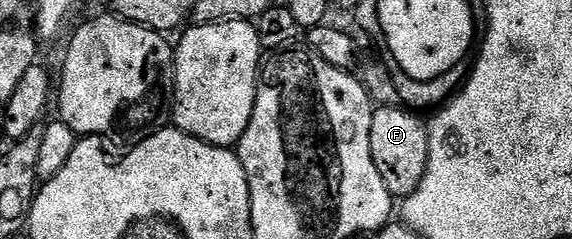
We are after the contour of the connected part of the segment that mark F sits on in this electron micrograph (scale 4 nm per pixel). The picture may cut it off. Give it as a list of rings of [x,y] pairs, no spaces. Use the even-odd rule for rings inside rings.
[[[378,107],[372,117],[372,133],[370,134],[370,144],[372,145],[372,161],[376,161],[376,170],[380,177],[384,177],[384,185],[388,193],[393,195],[395,200],[405,201],[409,195],[418,191],[420,181],[428,169],[428,141],[430,133],[425,122],[421,123],[419,117],[413,110],[396,107]]]

